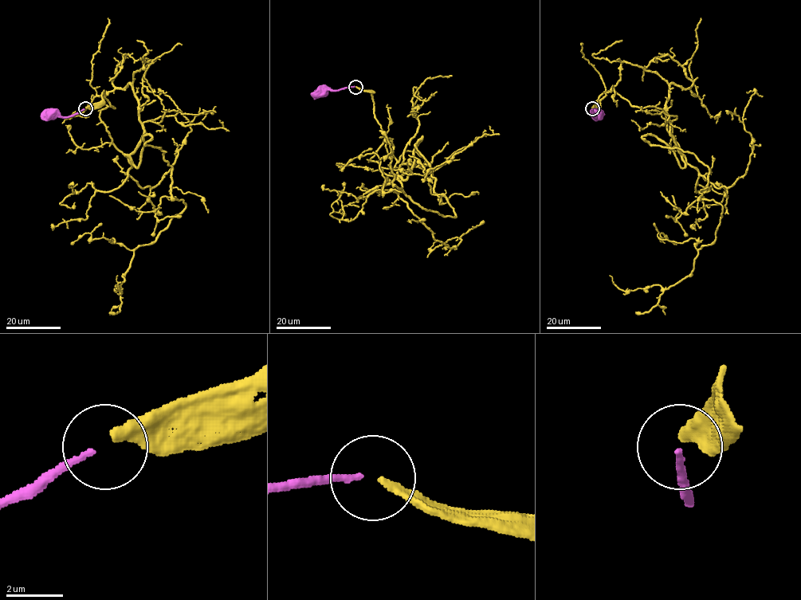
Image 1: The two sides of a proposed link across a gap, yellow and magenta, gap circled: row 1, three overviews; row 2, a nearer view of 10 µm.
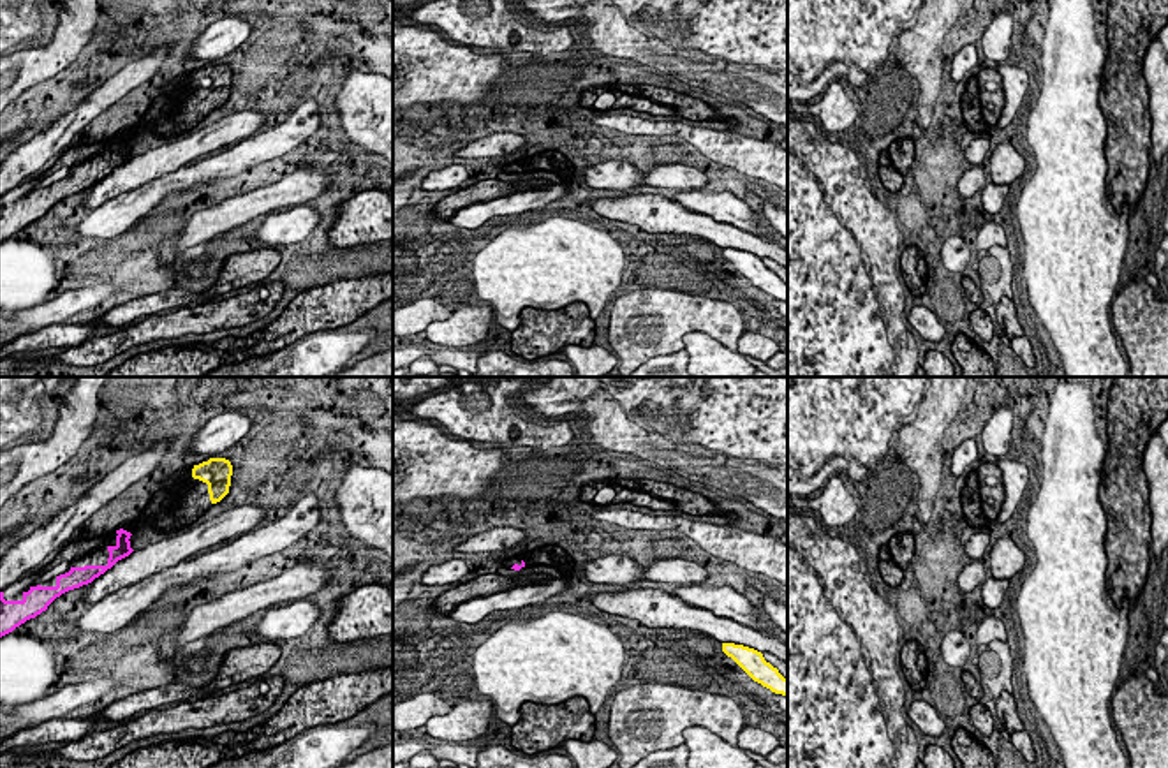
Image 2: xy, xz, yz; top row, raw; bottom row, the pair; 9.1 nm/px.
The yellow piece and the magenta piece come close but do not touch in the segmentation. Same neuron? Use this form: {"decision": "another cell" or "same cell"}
{"decision": "same cell"}

